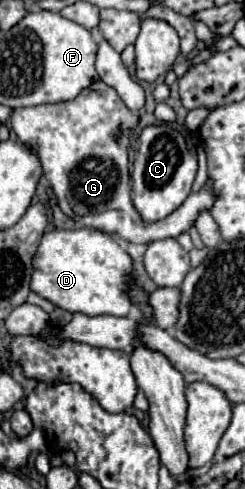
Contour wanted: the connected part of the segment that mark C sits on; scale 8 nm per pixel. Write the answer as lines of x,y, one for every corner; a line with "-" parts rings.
170,124
146,126
138,136
138,152
132,172
134,208
144,222
158,222
172,214
192,192
192,184
198,172
198,158
190,152
186,138

